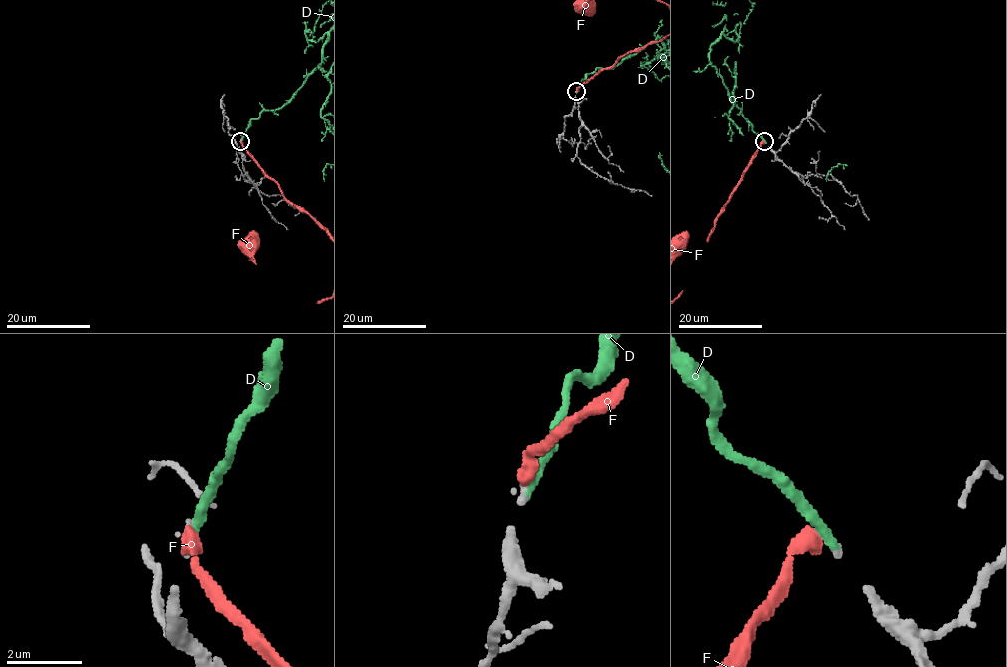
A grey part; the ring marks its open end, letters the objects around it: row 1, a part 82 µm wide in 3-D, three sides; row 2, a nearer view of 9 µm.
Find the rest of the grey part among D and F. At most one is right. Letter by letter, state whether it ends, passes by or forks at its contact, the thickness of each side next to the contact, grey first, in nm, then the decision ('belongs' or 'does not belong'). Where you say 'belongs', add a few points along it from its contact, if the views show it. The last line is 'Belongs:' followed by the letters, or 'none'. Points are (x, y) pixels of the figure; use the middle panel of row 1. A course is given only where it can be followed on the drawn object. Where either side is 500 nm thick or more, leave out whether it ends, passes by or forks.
D: it ends there; 190 nm thick on the grey side, 280 nm on the other; belongs
F: it ends there; 190 nm thick on the grey side, 400 nm on the other; does not belong
Belongs: D

